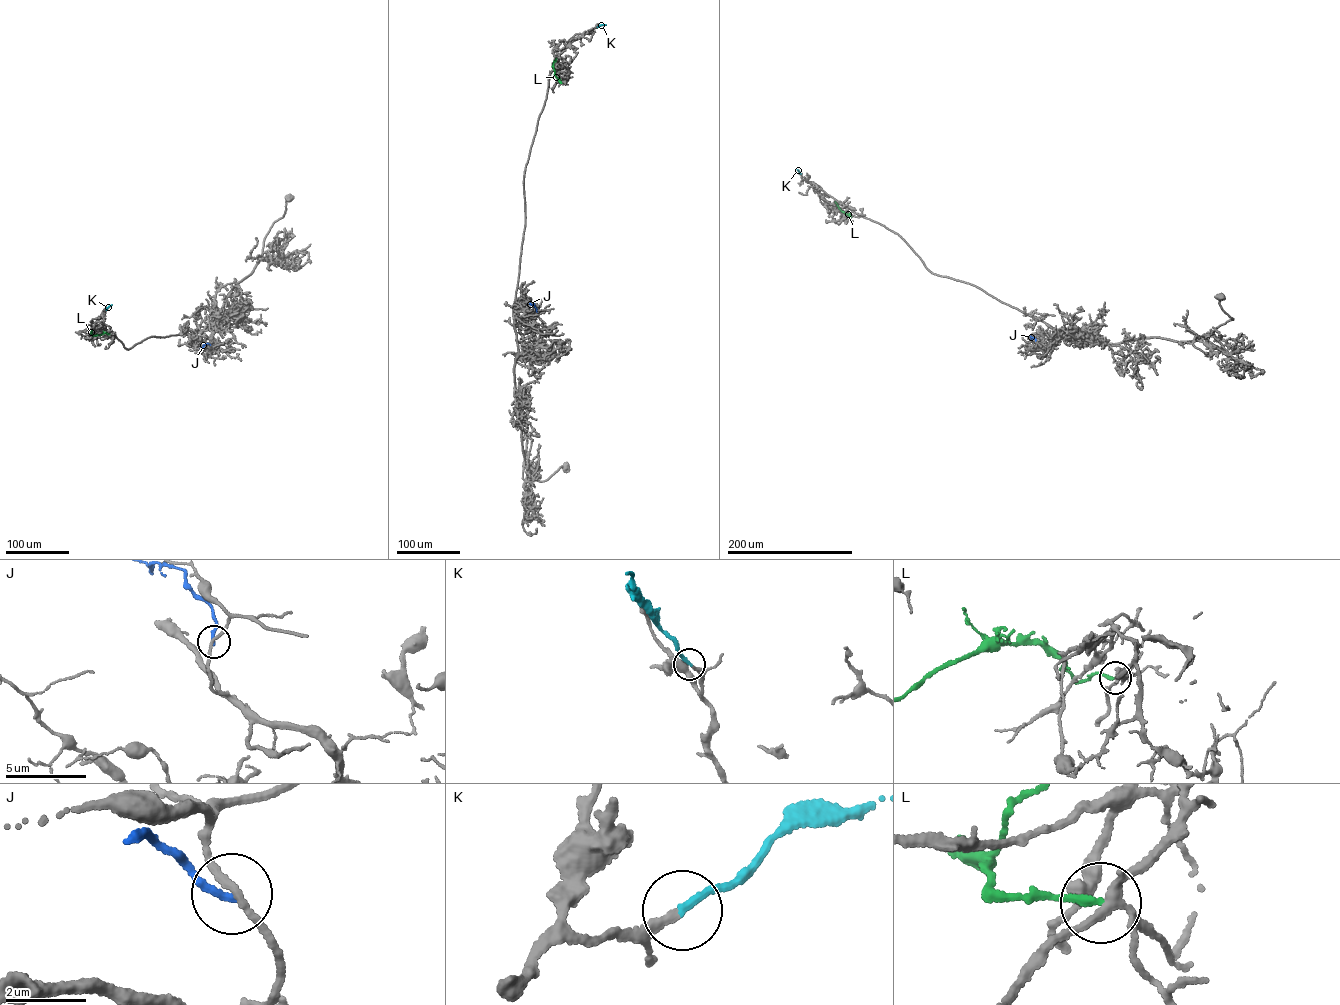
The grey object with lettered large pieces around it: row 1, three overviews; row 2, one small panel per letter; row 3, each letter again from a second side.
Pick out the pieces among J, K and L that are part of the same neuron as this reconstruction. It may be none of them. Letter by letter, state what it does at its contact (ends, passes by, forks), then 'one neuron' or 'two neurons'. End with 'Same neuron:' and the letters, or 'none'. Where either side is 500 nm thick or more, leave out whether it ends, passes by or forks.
J: it ends; two neurons
K: it ends; one neuron
L: it ends; two neurons
Same neuron: K

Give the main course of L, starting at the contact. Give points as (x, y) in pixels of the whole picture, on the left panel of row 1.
L: (109, 334), (95, 335), (91, 330)

